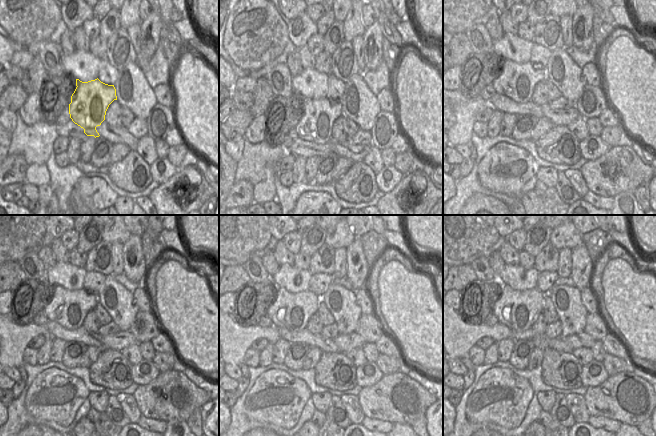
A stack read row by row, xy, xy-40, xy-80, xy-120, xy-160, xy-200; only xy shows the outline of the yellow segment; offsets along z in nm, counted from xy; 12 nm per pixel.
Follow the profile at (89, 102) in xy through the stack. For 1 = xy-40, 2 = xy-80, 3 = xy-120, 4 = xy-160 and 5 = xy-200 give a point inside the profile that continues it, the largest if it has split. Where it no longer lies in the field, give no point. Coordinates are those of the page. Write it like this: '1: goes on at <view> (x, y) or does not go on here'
1: goes on at xy-40 (311, 86)
2: goes on at xy-80 (523, 81)
3: goes on at xy-120 (68, 308)
4: goes on at xy-160 (292, 311)
5: goes on at xy-200 (517, 309)

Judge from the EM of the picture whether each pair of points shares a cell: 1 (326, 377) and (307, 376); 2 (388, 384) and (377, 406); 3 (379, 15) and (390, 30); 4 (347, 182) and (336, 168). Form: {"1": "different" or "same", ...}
{"1": "different", "2": "same", "3": "same", "4": "different"}

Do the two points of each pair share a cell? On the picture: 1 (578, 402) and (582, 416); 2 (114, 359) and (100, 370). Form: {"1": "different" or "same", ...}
{"1": "same", "2": "same"}

